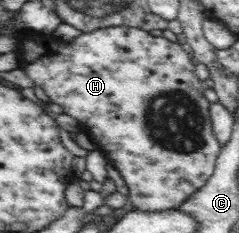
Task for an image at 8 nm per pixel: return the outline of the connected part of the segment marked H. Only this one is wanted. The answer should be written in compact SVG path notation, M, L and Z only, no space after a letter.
M113 26L113 28L101 28L95 30L91 34L83 32L81 38L77 38L75 42L69 44L61 44L53 38L49 38L47 42L41 42L43 38L35 38L35 42L31 38L27 38L21 44L21 52L23 52L23 66L31 72L31 78L35 84L39 84L51 98L51 102L61 104L65 108L67 114L71 114L73 118L77 118L79 122L83 122L80 126L91 130L95 134L95 138L99 140L99 148L111 156L111 160L117 164L114 168L120 172L126 188L128 188L128 198L133 202L134 206L144 210L155 209L177 209L179 204L188 199L198 188L201 188L215 170L217 157L221 154L223 144L215 136L212 129L210 117L209 100L203 96L204 84L197 79L195 74L195 65L191 62L191 54L187 54L179 43L167 42L164 37L153 37L149 32L139 28L131 28L127 26Z

